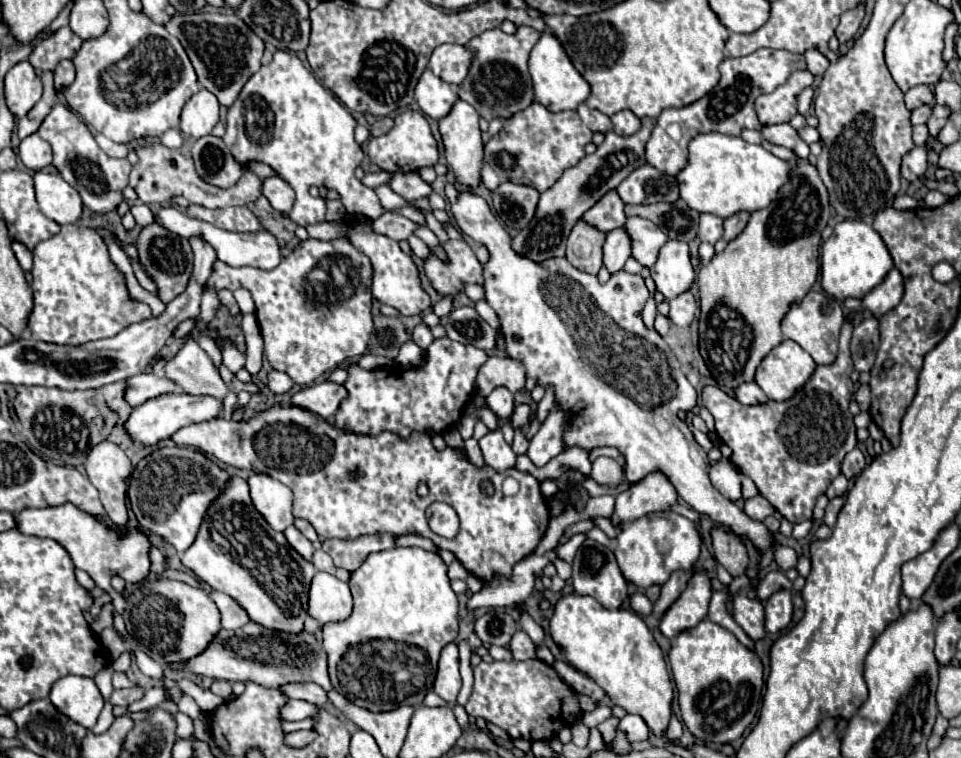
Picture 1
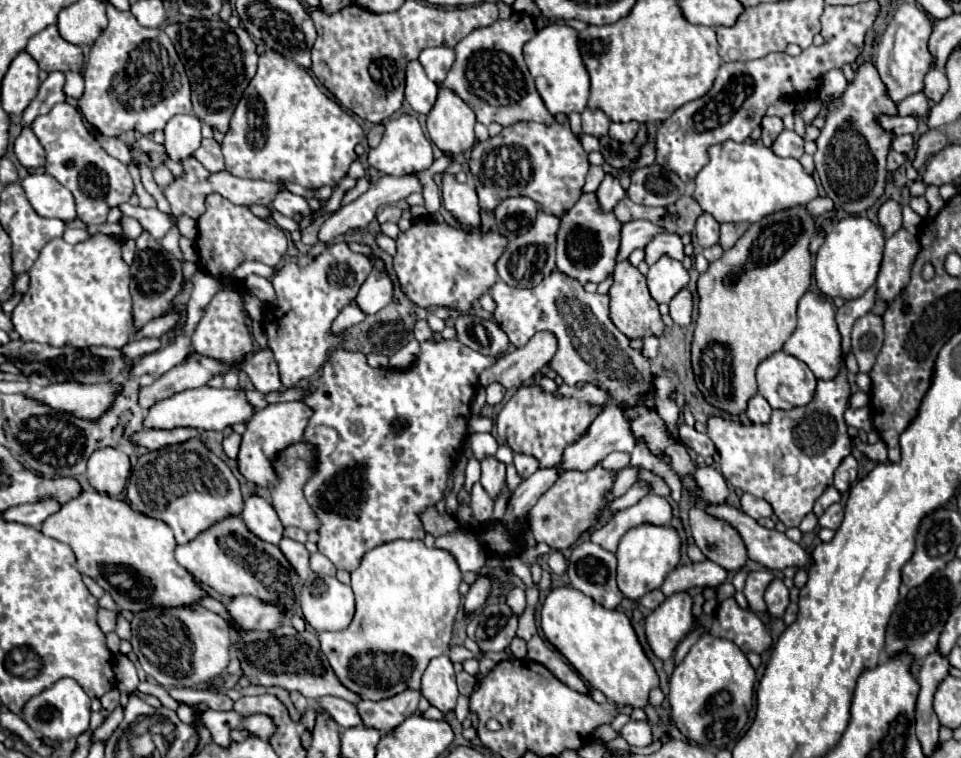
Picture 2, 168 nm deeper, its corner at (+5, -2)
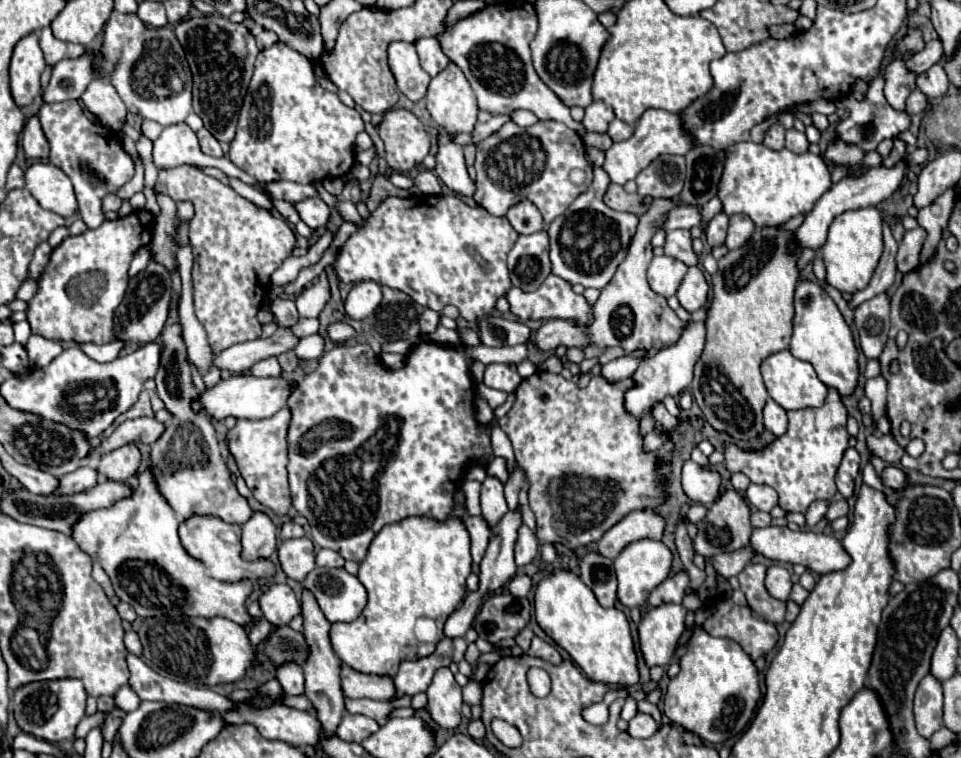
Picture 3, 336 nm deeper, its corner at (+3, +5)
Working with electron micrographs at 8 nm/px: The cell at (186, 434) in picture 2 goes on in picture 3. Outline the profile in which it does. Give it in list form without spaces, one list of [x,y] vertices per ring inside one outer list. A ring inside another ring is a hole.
[[[152,417],[128,419],[122,425],[118,425],[110,437],[102,437],[102,445],[98,445],[98,449],[90,449],[90,457],[98,461],[104,453],[114,451],[114,449],[128,445],[128,443],[142,441],[142,443],[150,445],[162,435],[162,431],[164,431],[164,425]]]

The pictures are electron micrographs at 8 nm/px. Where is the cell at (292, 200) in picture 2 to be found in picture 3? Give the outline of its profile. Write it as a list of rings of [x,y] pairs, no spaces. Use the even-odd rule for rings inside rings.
[[[304,199],[300,203],[294,205],[302,217],[302,221],[310,227],[310,229],[320,229],[320,227],[328,227],[330,221],[330,207],[322,201],[322,199]]]

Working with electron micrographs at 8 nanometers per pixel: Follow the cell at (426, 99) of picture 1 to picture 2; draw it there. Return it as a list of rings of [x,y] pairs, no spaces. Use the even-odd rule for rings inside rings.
[[[418,60],[410,62],[406,70],[406,100],[410,102],[412,110],[418,114],[428,114],[436,104],[436,96],[438,84],[426,76]]]

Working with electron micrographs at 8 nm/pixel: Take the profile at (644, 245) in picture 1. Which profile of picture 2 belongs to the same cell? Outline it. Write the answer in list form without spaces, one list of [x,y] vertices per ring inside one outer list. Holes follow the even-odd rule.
[[[656,234],[656,236],[646,244],[646,248],[644,248],[644,252],[646,252],[644,262],[646,262],[648,266],[652,266],[662,254],[668,254],[668,256],[672,256],[672,258],[676,258],[676,260],[682,260],[682,258],[684,258],[682,248],[684,248],[684,246],[682,246],[680,236],[676,236],[676,234]]]

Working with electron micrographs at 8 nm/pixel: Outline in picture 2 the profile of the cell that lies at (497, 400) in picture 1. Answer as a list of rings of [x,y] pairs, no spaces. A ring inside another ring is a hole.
[[[490,384],[488,388],[486,388],[486,402],[490,404],[490,406],[496,406],[496,404],[500,404],[502,402],[502,398],[504,398],[504,386],[500,386],[500,384]]]

